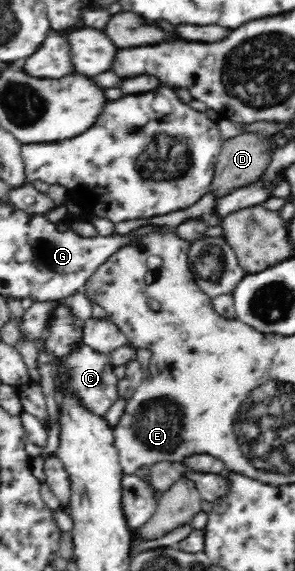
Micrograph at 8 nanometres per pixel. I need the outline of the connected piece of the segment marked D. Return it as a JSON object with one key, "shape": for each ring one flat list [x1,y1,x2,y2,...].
{"shape":[[245,133,233,137,233,139,227,139,222,143,222,149,214,167,214,177,211,185,211,191,215,194,215,199,231,195,241,187,253,185,267,173,270,167,269,159,272,155,268,137,257,133]]}

